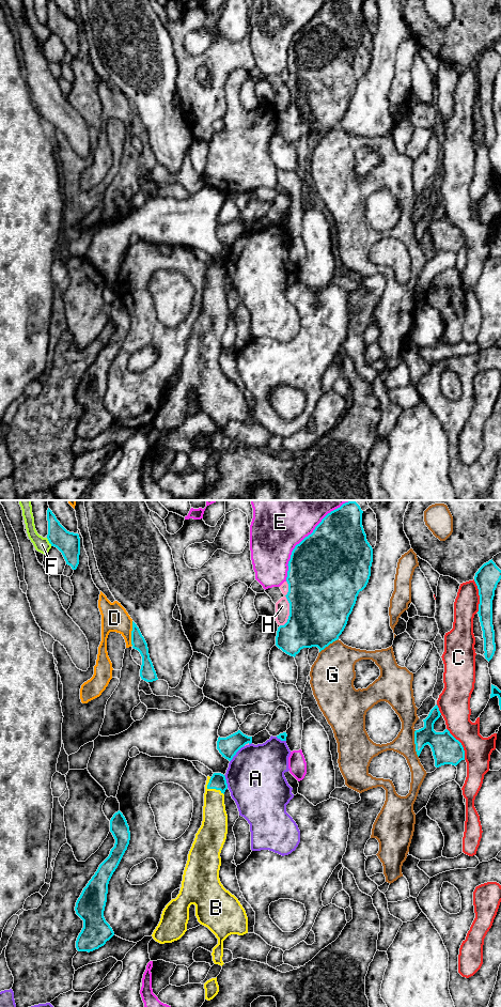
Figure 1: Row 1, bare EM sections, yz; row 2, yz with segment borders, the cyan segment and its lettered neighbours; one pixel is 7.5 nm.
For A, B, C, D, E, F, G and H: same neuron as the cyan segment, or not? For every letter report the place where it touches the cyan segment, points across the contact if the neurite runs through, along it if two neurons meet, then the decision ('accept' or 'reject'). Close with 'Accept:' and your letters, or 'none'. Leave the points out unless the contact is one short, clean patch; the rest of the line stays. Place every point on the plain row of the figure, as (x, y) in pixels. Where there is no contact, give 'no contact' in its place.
A: yz (235, 241) | reject
B: yz (210, 275) | across yz (218, 268), (210, 275), (215, 306) | accept
C: yz (479, 81) | reject
D: yz (131, 120) | reject
E: yz (295, 33) | reject
F: yz (49, 29) | reject
G: yz (415, 230) | reject
H: yz (290, 91) | reject
Accept: B

